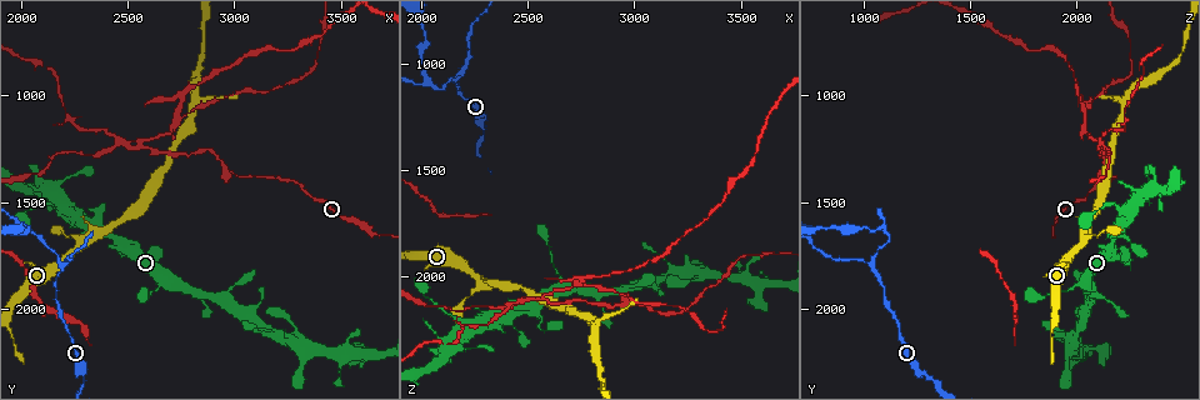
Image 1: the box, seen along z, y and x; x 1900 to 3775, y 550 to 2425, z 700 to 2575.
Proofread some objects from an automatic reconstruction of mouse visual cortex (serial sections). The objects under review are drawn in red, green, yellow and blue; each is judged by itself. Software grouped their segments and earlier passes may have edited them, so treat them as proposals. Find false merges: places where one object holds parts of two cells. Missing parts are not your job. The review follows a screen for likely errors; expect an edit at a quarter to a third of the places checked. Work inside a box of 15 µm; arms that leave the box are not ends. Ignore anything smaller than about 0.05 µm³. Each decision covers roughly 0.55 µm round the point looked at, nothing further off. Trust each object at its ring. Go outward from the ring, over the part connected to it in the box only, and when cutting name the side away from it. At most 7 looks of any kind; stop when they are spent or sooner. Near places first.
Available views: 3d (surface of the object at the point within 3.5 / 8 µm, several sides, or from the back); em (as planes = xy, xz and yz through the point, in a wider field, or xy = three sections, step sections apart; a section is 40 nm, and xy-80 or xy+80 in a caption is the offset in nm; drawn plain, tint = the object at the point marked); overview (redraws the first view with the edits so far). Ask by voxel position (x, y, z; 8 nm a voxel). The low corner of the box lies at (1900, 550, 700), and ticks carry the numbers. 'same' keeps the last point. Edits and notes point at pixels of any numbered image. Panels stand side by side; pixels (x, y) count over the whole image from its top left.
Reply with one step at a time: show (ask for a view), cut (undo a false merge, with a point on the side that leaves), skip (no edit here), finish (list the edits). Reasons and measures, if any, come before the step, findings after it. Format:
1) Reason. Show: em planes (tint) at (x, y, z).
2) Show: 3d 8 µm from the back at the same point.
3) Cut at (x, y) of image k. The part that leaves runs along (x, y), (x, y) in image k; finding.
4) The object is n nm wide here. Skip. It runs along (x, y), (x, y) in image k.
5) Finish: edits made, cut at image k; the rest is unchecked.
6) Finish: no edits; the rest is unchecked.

A narrow waist. Show: 3d 3.5 µm at (2470, 1220, 2110).

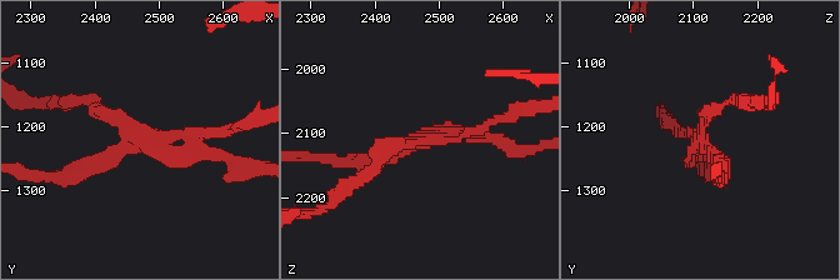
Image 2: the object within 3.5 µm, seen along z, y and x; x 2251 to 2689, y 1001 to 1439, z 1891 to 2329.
3 arms meet here; the arms are 150, 150, 250 nm wide. Show: em xy step 3 (tint) at (2465, 1220, 2115).

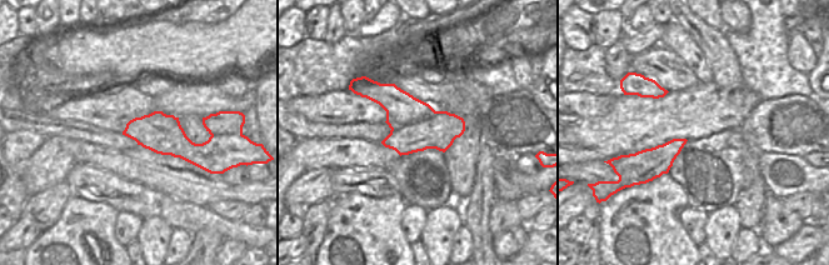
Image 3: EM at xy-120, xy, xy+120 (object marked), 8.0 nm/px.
Cut at (513, 115) of image 2. Two cells meet here.

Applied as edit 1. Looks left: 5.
Narrows sharply. Show: 3d 3.5 µm from the back at (2220, 1100, 2220).

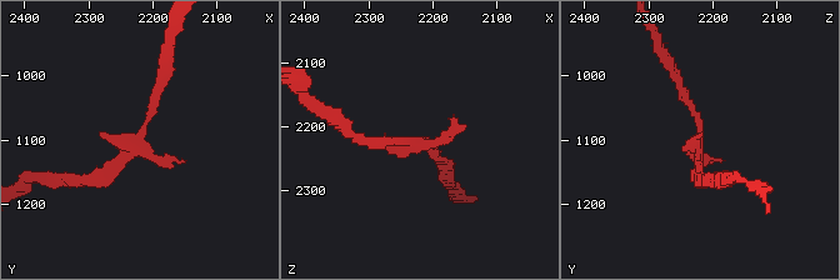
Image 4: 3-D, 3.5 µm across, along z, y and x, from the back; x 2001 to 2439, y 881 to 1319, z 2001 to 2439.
Shape alone is not enough. Show: em xy step 5 (tint) at (2225, 1085, 2225).

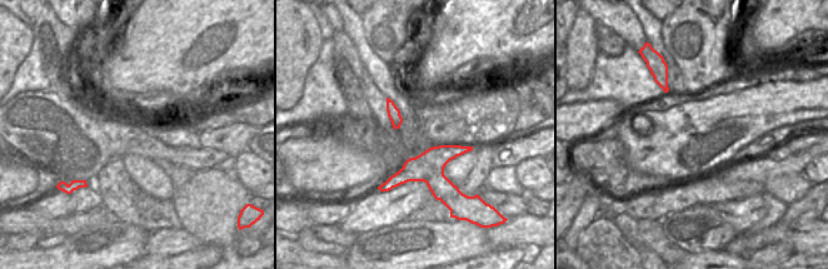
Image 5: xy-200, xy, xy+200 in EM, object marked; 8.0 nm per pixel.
Skip. It runs along (464, 149), (383, 188) in image 5; one cell here.

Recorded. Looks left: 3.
Narrows sharply. Show: 3d 3.5 µm at (2940, 1940, 2050).

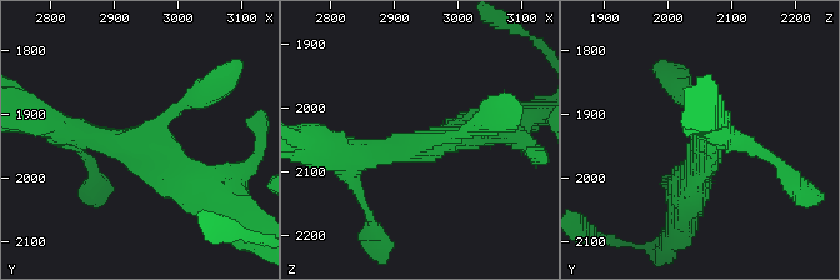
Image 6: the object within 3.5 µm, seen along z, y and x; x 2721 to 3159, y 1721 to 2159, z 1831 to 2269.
3 arms meet here. Skip. It runs along (64, 128), (144, 143), (209, 189) in image 6; all the same cell.

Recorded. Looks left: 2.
Finish: edits made, cut at image 2; the rest is unchecked.

